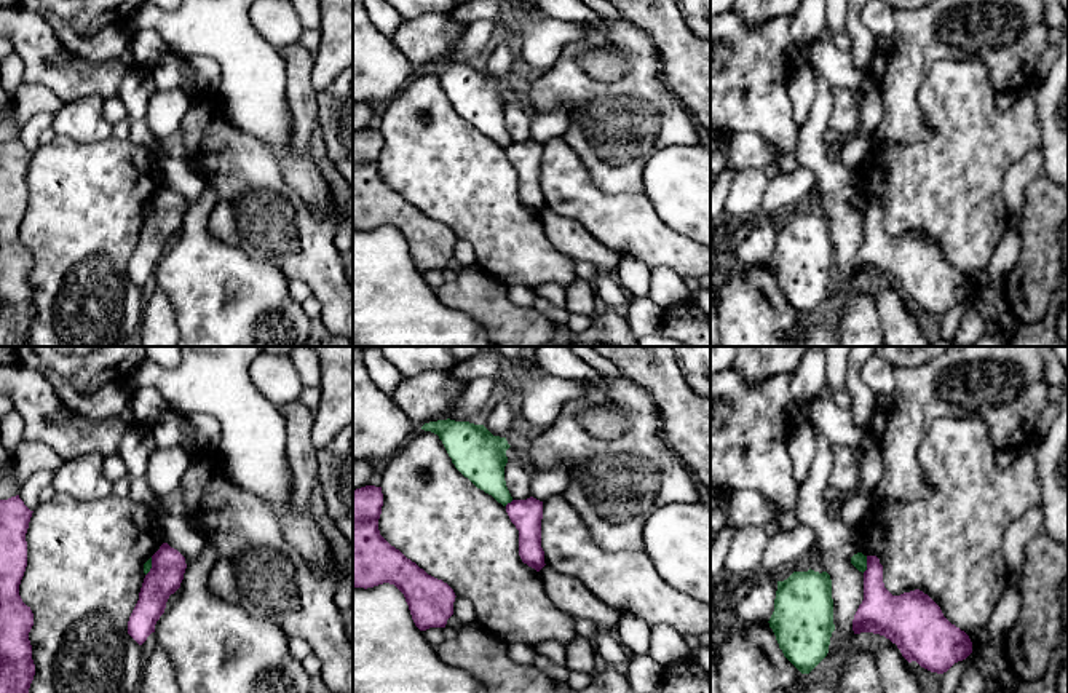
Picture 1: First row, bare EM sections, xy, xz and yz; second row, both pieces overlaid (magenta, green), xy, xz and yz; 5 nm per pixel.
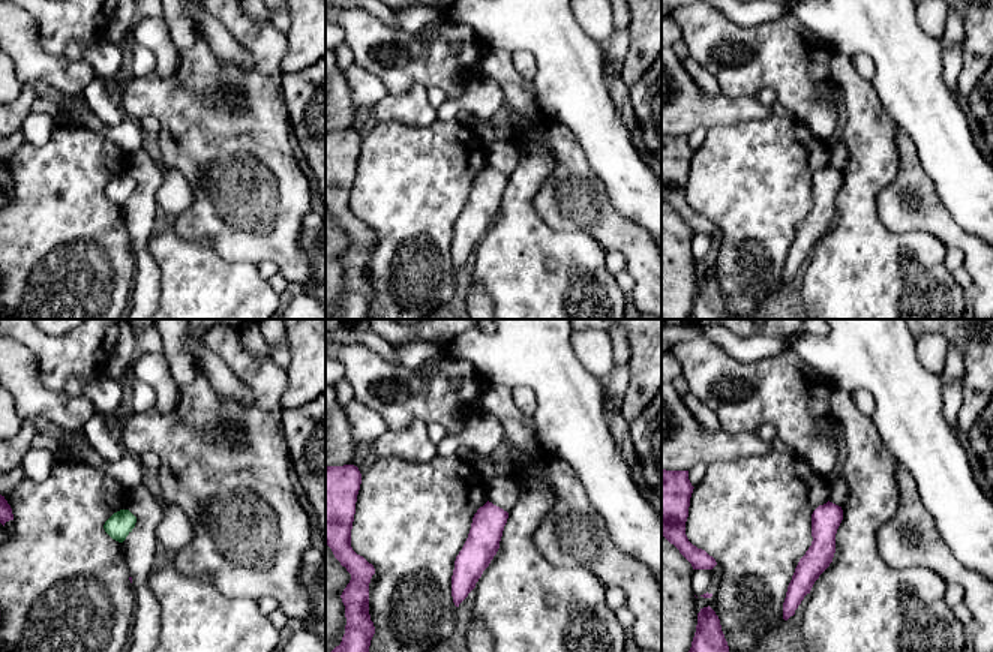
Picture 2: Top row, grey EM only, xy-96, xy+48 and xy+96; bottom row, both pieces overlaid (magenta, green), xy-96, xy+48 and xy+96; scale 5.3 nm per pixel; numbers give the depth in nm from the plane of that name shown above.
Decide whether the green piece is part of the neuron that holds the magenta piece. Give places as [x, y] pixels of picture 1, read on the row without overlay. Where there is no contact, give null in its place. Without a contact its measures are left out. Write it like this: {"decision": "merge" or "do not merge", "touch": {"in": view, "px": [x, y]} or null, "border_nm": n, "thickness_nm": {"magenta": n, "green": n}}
{"decision": "do not merge", "touch": {"in": "yz", "px": [867, 206]}, "border_nm": 90, "thickness_nm": {"magenta": 220, "green": 80}}

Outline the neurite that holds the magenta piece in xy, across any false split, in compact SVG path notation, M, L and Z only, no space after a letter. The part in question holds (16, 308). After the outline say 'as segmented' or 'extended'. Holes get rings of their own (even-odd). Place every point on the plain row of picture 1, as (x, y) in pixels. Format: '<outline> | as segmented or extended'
M19 137L0 142L0 346L26 346L35 318L29 283L34 255L19 238L19 227L27 209L26 176L32 155Z | as segmented

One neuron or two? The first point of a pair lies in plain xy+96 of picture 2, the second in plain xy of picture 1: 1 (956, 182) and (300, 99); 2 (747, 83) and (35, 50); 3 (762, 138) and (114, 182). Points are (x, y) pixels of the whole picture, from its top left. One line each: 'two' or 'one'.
1: two
2: one
3: one

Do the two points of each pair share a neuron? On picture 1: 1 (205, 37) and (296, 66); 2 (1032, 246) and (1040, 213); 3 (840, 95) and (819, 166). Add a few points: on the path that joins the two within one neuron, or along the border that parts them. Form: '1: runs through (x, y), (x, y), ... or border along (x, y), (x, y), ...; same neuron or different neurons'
1: border along (278, 50), (284, 61), (286, 101); different neurons
2: runs through (1038, 238), (1040, 221); same neuron
3: border along (832, 87), (832, 99), (835, 102); different neurons

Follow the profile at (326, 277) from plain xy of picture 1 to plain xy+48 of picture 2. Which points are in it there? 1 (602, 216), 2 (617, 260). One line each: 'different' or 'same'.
1: same
2: different

